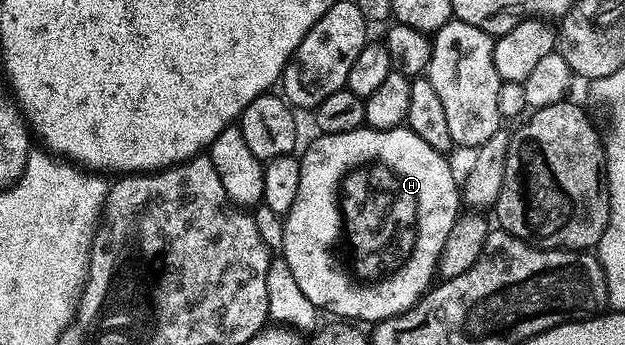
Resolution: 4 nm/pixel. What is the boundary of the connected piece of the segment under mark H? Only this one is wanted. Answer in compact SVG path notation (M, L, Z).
M361 128L350 132L320 135L309 146L303 147L299 160L298 196L294 196L294 204L288 209L288 213L283 215L284 235L281 236L280 242L284 245L282 256L286 264L290 264L290 272L294 272L294 281L297 282L298 288L302 288L306 300L310 300L310 304L314 304L317 311L329 310L337 319L355 320L360 324L383 322L384 319L393 318L395 314L401 314L420 301L433 285L432 274L434 278L440 265L442 248L454 228L456 219L462 213L462 190L458 185L458 174L456 178L451 164L447 162L449 159L430 148L430 144L426 144L426 140L422 140L422 136L418 136L413 130Z

